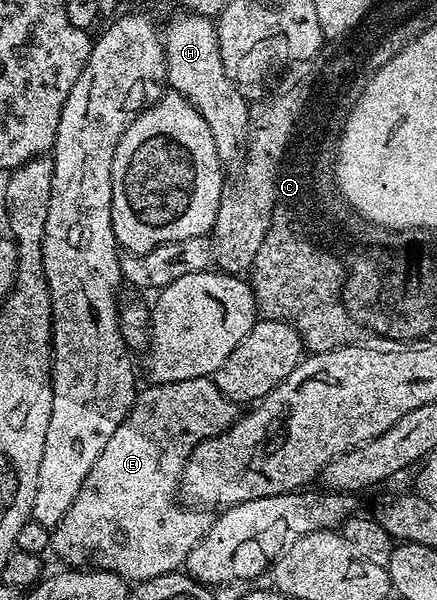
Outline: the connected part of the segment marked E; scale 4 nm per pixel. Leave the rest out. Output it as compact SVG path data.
M207 376L191 378L183 382L171 382L170 384L150 383L148 387L145 389L142 387L138 391L137 399L133 401L131 410L123 418L115 430L115 434L111 434L111 439L108 440L107 446L103 446L103 454L99 454L99 458L95 458L95 466L91 466L87 478L83 478L83 486L79 486L79 494L75 494L75 502L71 502L71 510L67 510L67 514L63 514L61 521L51 530L51 552L54 552L65 563L62 565L68 566L70 569L110 572L116 576L123 577L127 582L140 582L151 578L159 578L168 572L184 569L185 560L191 554L191 550L195 550L195 546L199 546L199 542L207 534L207 530L211 530L215 519L214 513L209 513L212 511L206 510L201 506L186 506L179 499L181 475L189 456L195 450L195 446L199 446L201 440L229 431L234 420L238 419L238 405L227 399L219 388L215 386L212 378Z

